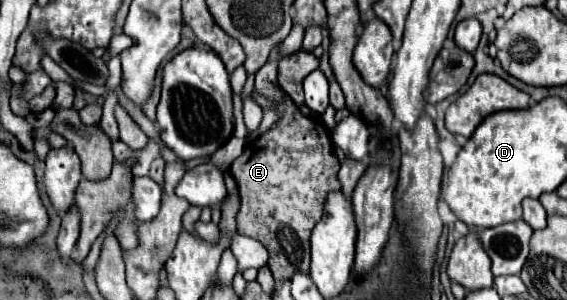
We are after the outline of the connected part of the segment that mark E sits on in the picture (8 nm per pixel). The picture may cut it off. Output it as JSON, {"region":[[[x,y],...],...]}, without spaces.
{"region":[[[256,97],[256,101],[262,107],[278,109],[282,117],[262,137],[250,141],[244,147],[244,153],[230,167],[230,173],[236,179],[238,191],[240,191],[240,211],[236,213],[236,223],[242,235],[250,235],[260,243],[264,243],[264,247],[270,253],[270,259],[268,259],[270,271],[274,279],[282,283],[292,279],[292,275],[298,271],[300,273],[310,271],[310,233],[314,225],[324,217],[328,193],[340,187],[340,183],[336,183],[336,171],[340,169],[340,163],[332,155],[332,135],[324,127],[322,119],[314,121],[314,117],[300,115],[292,99],[286,99],[280,105],[270,103],[266,97]]]}

